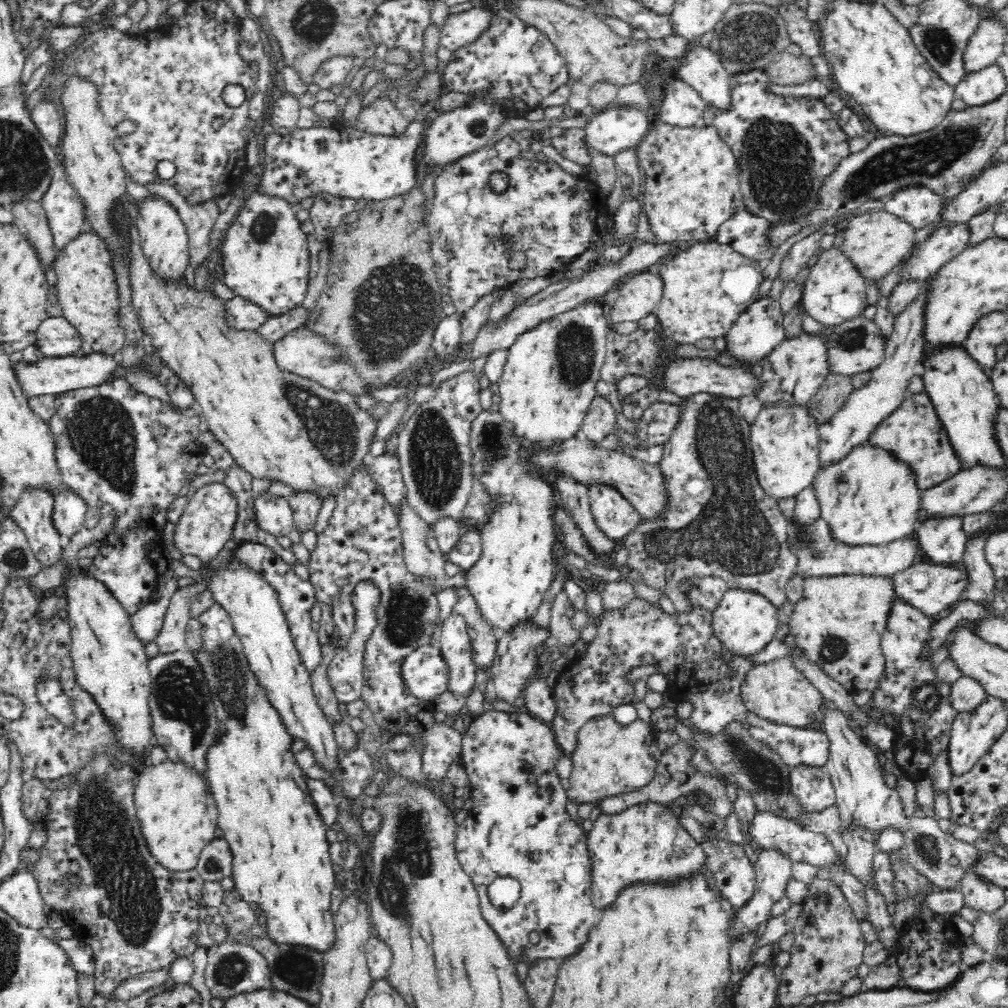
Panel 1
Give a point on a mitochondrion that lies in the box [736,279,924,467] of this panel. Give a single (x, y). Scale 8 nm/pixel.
(852, 339)

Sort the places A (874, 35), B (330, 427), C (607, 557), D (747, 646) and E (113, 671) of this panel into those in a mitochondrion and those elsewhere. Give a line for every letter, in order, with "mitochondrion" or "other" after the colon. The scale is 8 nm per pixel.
A: other
B: mitochondrion
C: other
D: other
E: other

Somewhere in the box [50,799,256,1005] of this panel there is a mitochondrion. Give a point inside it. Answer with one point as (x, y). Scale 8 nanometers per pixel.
(233, 968)

